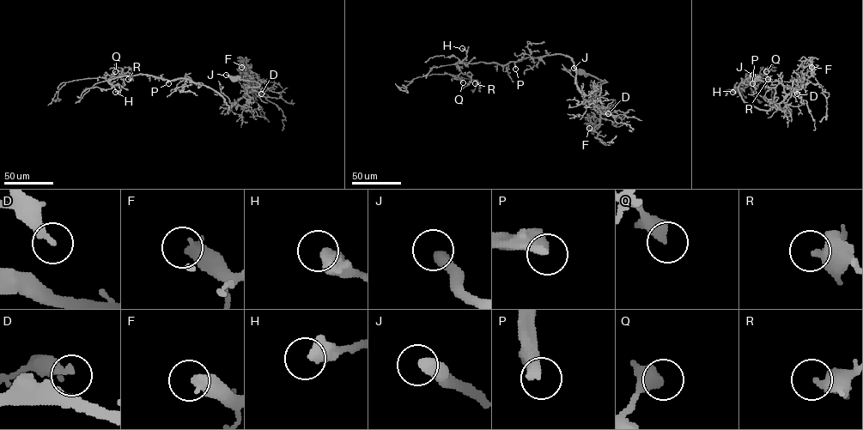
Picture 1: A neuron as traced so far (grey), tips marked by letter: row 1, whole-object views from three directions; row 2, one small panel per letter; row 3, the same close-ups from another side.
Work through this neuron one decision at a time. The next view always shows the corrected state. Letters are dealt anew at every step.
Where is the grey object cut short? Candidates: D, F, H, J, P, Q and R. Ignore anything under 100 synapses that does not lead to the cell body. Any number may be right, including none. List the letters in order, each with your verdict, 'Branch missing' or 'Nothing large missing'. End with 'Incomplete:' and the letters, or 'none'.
D: Nothing large missing
F: Nothing large missing
H: Nothing large missing
J: Nothing large missing
P: Branch missing
Q: Nothing large missing
R: Nothing large missing
Incomplete: P

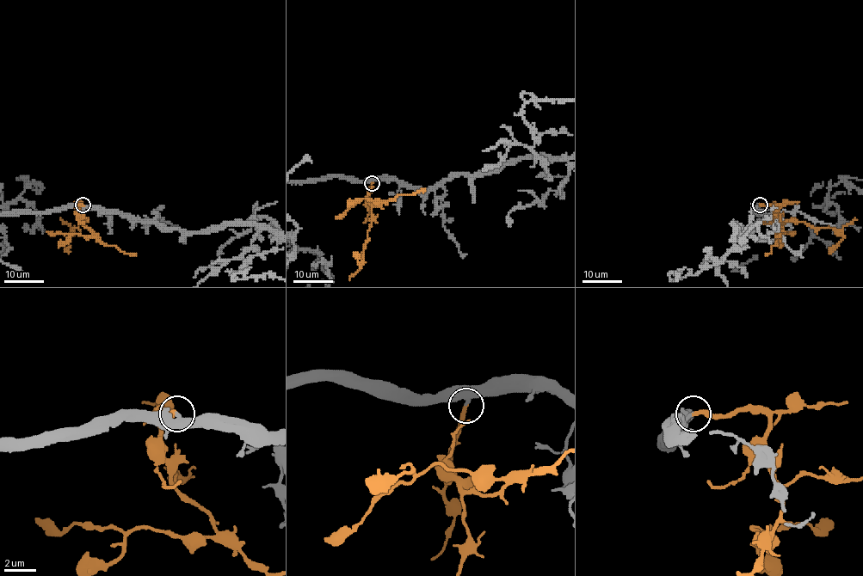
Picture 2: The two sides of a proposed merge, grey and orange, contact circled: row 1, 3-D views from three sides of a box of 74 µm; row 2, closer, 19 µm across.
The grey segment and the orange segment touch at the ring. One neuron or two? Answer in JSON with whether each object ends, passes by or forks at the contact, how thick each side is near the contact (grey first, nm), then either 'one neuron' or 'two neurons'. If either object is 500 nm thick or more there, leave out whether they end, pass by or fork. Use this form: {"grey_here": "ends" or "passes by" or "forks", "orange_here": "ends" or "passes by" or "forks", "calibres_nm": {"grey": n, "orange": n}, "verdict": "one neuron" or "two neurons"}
{"grey_here": "ends", "orange_here": "ends", "calibres_nm": {"grey": 360, "orange": 280}, "verdict": "one neuron"}

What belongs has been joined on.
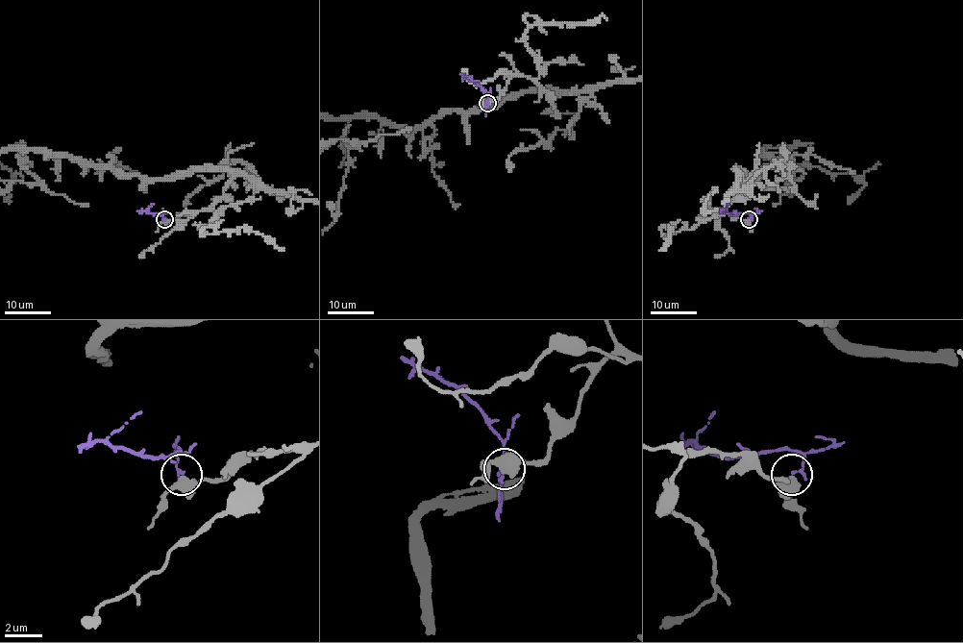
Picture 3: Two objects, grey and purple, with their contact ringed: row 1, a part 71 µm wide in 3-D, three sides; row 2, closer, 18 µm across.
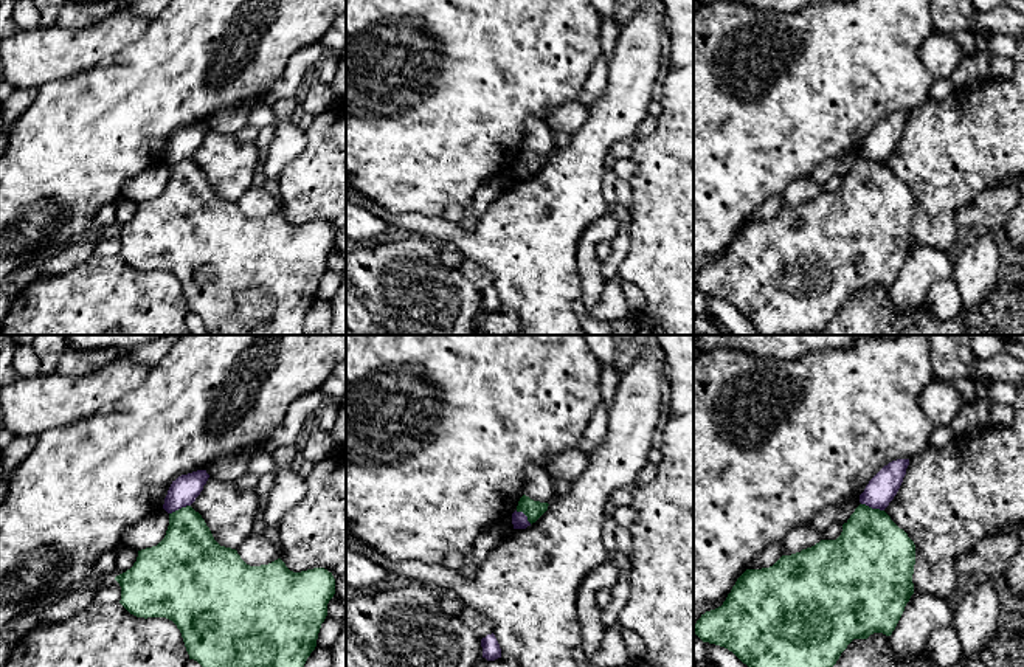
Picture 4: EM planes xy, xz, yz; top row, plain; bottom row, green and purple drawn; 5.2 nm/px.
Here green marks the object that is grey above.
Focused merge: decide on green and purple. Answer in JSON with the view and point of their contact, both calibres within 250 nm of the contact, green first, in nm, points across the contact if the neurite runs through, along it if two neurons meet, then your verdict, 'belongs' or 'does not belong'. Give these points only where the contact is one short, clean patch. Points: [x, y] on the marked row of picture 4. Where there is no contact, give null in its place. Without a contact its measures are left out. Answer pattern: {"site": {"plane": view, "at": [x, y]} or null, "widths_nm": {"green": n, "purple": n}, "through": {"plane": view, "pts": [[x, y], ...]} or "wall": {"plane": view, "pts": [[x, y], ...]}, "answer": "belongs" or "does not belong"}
{"site": {"plane": "yz", "at": [871, 508]}, "widths_nm": {"green": 400, "purple": 150}, "wall": {"plane": "yz", "pts": [[861, 503], [883, 511]]}, "answer": "does not belong"}

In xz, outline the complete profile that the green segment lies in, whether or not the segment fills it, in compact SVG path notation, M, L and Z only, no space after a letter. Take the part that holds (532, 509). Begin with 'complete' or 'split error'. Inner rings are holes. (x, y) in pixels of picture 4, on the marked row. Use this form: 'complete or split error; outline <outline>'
complete; outline M523 495L518 501L517 512L523 512L532 524L548 510L548 506L548 503L534 501Z

